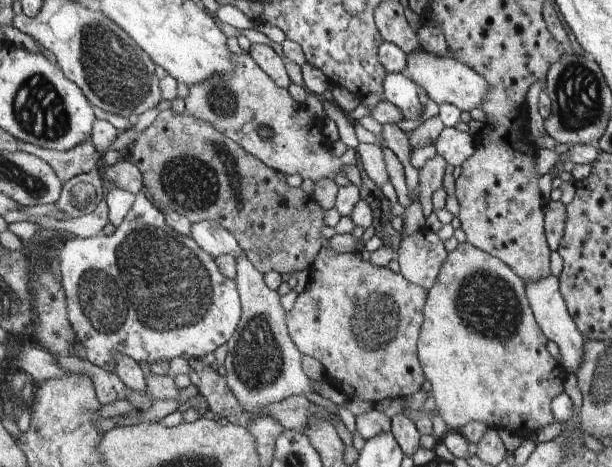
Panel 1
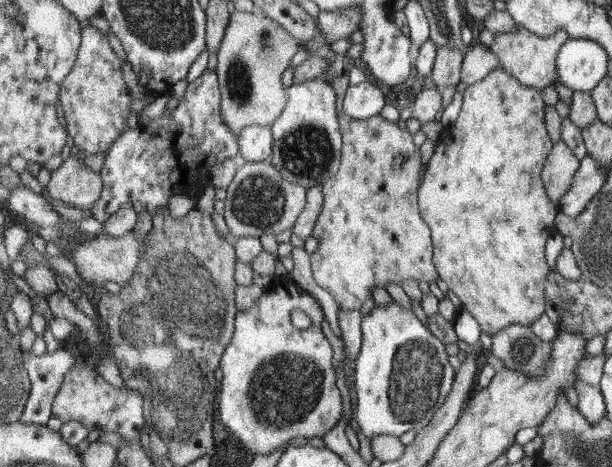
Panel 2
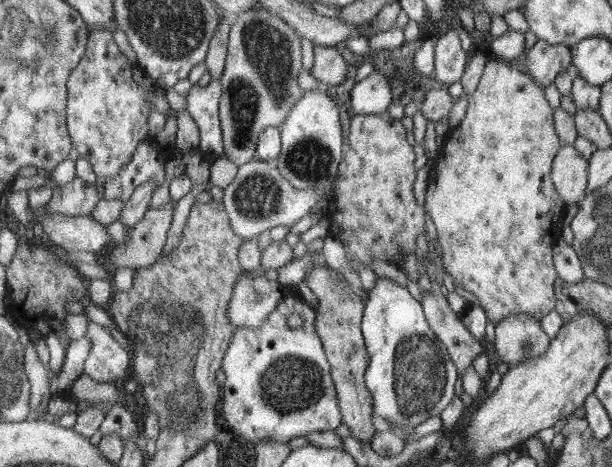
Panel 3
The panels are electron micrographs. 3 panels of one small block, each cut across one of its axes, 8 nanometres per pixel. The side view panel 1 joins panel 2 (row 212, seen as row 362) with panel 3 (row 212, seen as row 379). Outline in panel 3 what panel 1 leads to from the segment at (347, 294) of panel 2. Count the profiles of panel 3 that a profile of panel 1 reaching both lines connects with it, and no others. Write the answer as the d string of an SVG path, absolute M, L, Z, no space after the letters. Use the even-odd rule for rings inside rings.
M387 110L376 115L354 115L352 117L348 150L345 150L344 160L340 163L339 176L334 180L336 182L334 198L336 213L328 212L328 218L330 219L330 234L344 245L346 260L354 272L357 272L358 264L364 264L364 268L370 267L370 264L374 262L374 257L402 268L399 265L400 262L416 252L418 236L424 234L426 230L426 214L416 204L416 198L412 192L414 178L416 178L414 160L416 160L416 154L406 140L406 128L400 124L399 119L392 118Z

